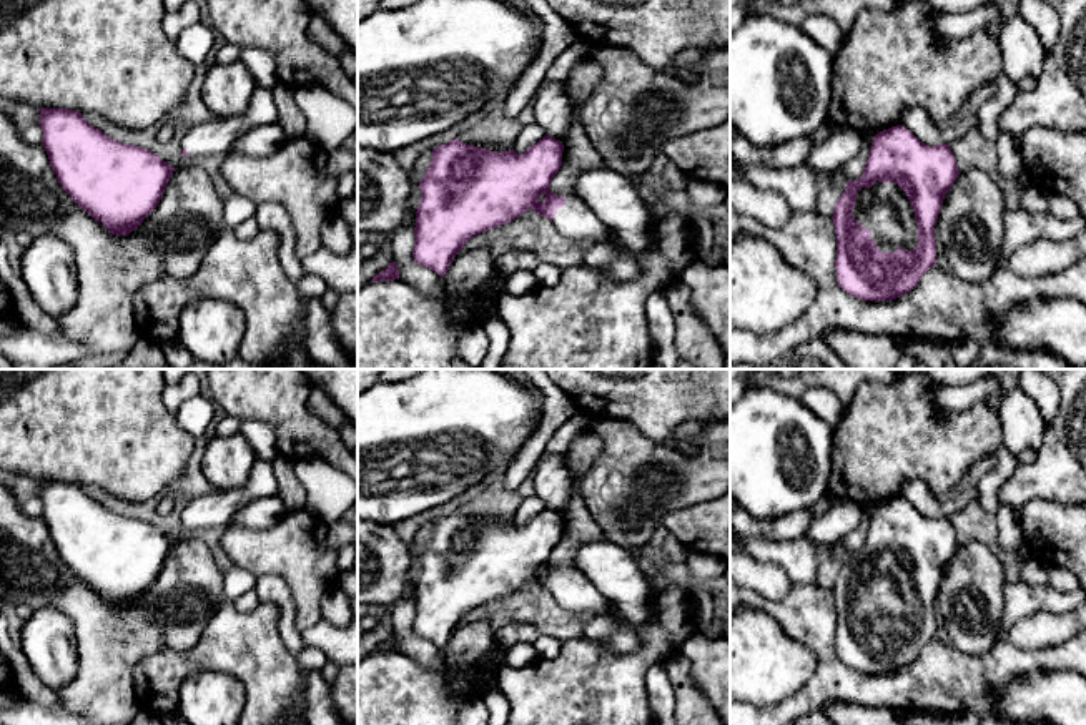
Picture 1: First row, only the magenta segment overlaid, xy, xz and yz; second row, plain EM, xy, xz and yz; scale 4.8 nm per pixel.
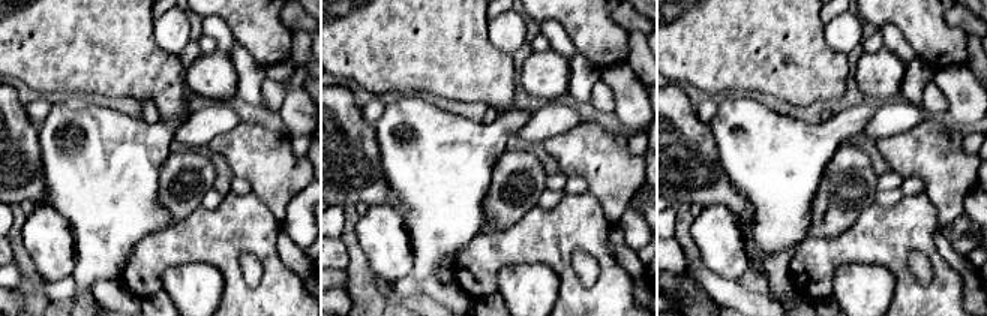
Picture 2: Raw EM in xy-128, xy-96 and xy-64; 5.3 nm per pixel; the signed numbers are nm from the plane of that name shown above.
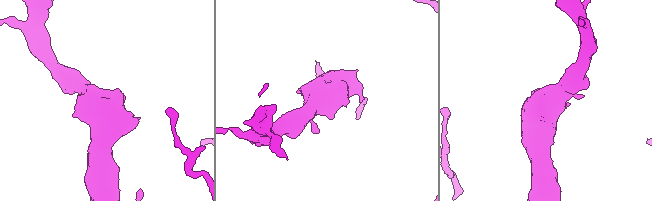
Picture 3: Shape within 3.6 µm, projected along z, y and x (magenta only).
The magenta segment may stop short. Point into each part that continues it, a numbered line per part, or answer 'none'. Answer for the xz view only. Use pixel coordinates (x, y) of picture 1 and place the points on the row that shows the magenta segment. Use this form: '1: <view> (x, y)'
1: xz (576, 220)

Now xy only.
1: xy (215, 137)

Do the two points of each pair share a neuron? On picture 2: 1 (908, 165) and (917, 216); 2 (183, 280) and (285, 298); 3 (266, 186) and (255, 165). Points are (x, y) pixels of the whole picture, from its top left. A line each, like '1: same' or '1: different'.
1: different
2: different
3: same

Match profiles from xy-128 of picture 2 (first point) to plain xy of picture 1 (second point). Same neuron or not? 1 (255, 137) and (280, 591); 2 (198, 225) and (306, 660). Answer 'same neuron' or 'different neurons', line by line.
1: different neurons
2: different neurons

